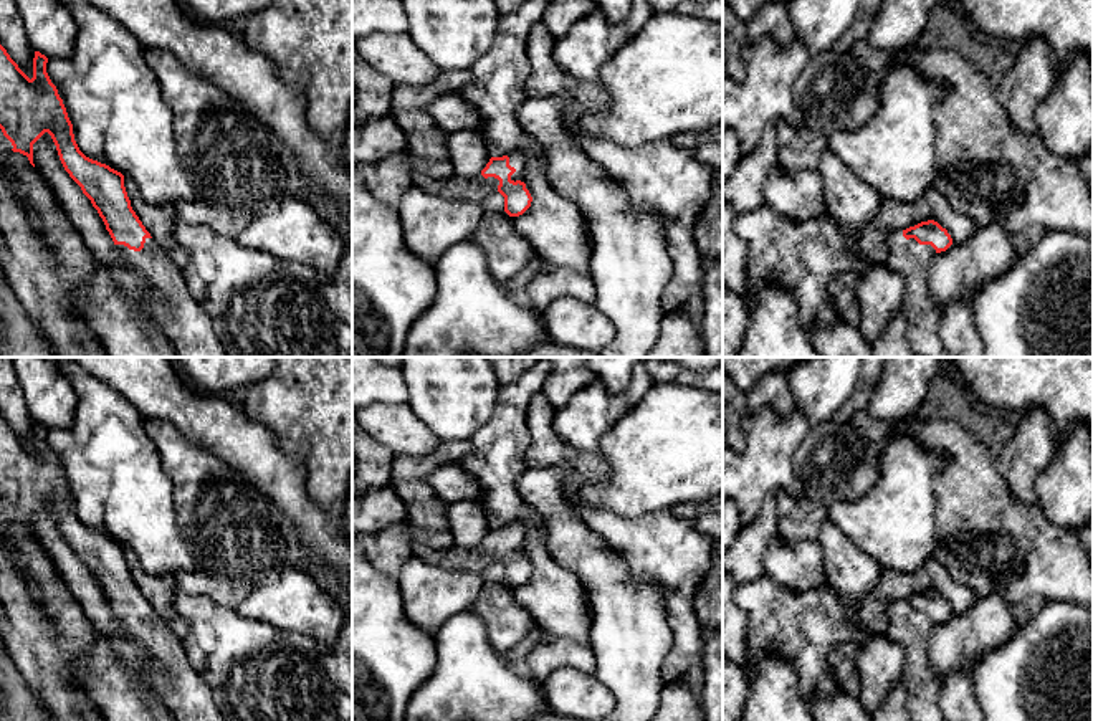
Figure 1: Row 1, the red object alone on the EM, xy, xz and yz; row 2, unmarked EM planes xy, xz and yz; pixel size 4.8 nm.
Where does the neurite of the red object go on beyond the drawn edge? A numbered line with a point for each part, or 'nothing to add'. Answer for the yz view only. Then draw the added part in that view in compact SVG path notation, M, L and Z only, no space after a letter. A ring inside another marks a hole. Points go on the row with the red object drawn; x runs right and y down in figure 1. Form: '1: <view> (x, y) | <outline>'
1: yz (911, 260) | M895 230L888 236L886 265L904 281L901 309L916 357L949 357L939 337L941 311L929 291L929 266L936 255L931 245L906 240L903 230Z

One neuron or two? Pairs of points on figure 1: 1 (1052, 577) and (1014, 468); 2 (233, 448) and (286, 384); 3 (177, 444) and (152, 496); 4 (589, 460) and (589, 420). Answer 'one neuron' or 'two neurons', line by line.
1: two neurons
2: two neurons
3: two neurons
4: two neurons

